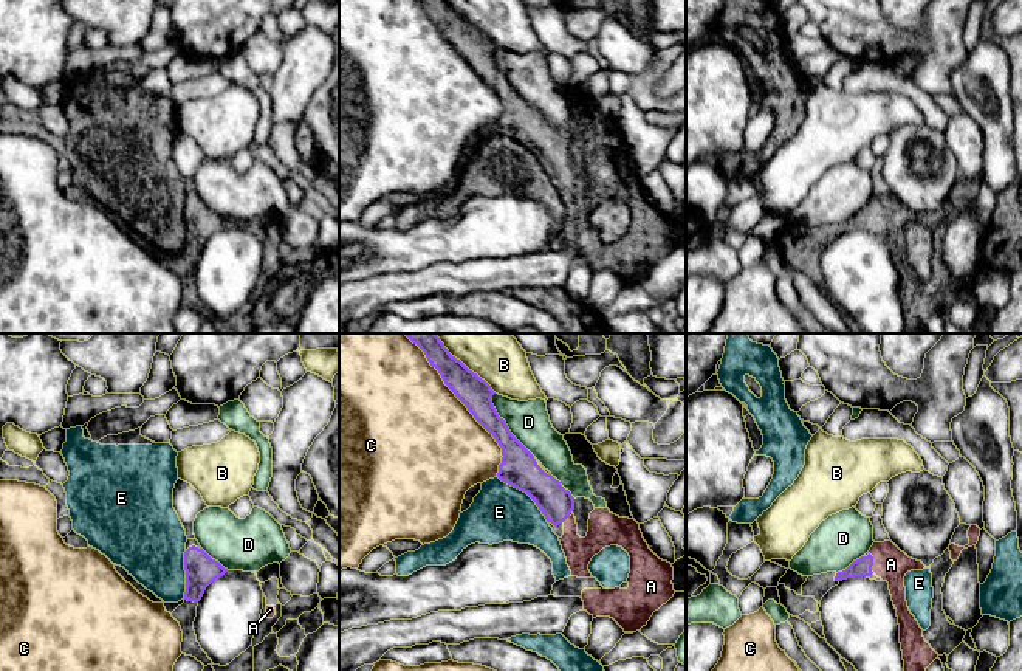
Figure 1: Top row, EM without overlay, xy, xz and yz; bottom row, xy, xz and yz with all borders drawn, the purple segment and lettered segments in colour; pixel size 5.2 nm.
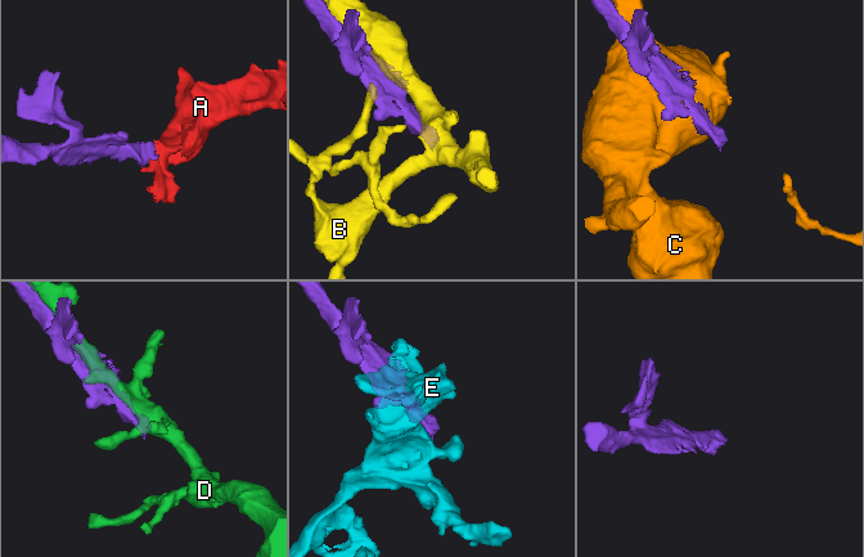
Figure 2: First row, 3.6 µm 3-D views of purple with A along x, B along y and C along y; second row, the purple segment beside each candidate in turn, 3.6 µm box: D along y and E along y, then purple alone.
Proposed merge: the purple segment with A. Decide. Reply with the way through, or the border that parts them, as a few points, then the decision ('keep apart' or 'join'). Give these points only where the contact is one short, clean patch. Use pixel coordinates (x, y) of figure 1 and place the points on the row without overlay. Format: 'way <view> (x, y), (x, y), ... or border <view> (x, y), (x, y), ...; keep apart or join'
way yz (861, 220), (872, 216), (891, 217); join

